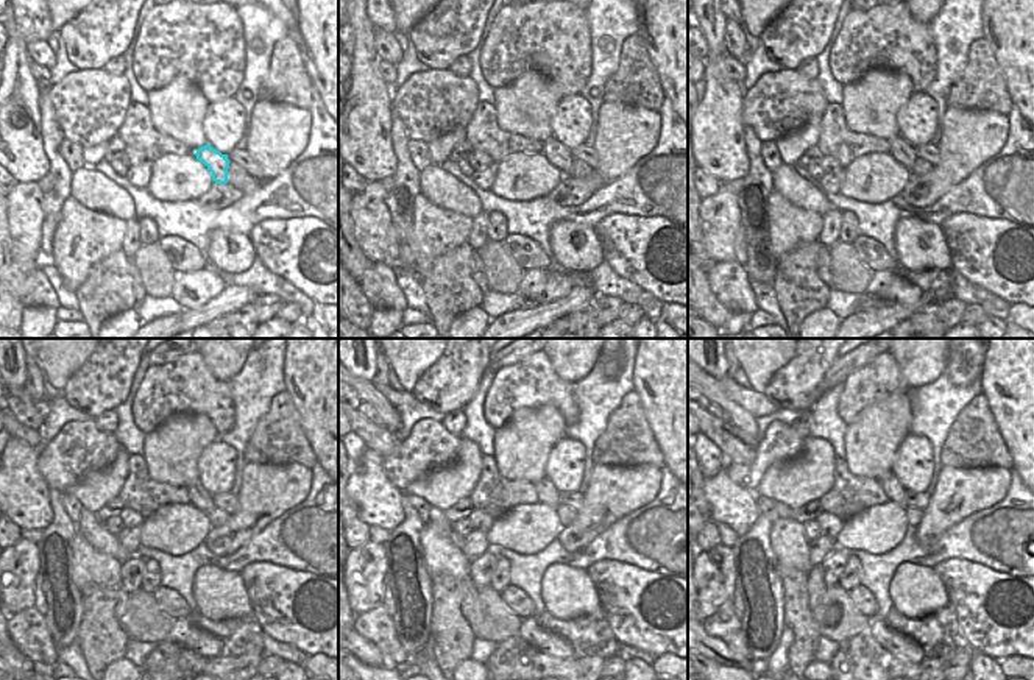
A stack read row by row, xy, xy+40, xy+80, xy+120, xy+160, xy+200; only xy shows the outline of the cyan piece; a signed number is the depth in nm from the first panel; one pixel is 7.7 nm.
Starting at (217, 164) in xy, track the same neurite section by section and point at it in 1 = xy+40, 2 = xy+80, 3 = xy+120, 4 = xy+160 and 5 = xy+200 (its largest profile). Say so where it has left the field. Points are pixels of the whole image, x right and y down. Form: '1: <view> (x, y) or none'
1: xy+40 (562, 158)
2: xy+80 (902, 150)
3: xy+120 (200, 498)
4: xy+160 (546, 492)
5: xy+200 (894, 490)

